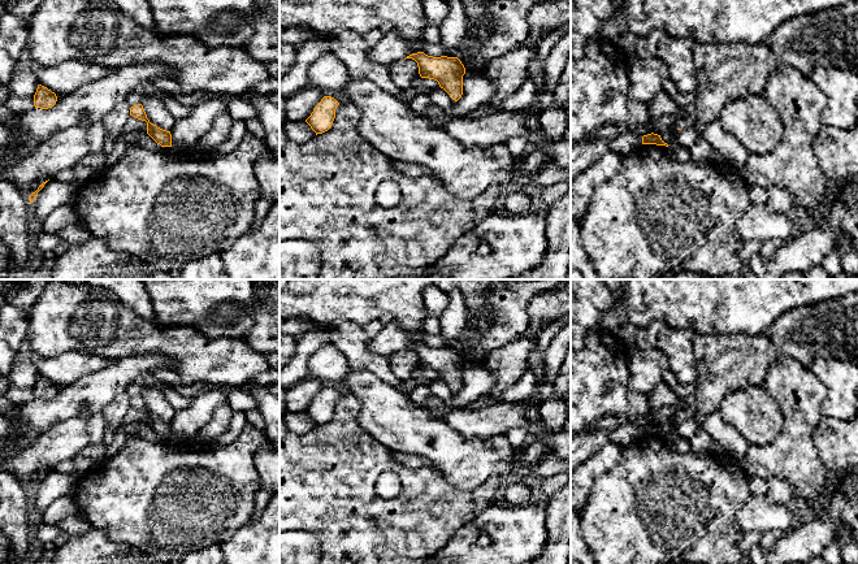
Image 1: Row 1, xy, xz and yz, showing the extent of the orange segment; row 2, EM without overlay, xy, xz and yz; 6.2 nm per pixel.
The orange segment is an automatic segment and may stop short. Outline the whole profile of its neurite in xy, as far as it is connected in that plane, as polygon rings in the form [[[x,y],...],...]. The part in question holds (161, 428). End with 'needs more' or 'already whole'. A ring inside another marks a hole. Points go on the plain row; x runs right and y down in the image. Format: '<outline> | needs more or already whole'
[[[142,395],[130,399],[130,407],[147,413],[147,425],[161,438],[172,438],[170,422],[162,421],[151,415]]] | already whole

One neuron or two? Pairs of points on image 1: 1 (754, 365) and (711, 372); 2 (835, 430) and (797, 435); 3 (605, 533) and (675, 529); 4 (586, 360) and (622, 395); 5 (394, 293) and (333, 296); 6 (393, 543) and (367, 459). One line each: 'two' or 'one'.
1: one
2: two
3: one
4: one
5: one
6: one

